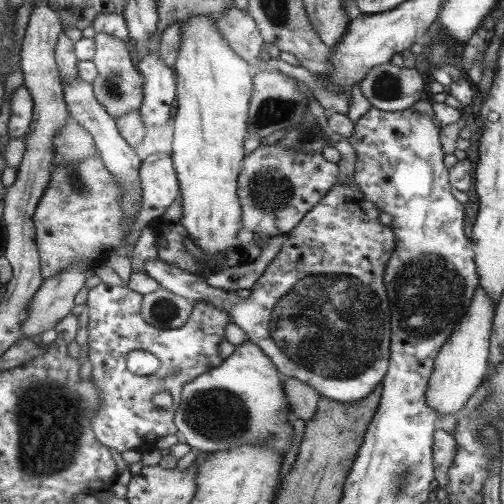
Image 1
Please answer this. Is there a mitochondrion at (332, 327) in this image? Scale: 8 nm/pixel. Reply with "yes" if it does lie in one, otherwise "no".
yes

